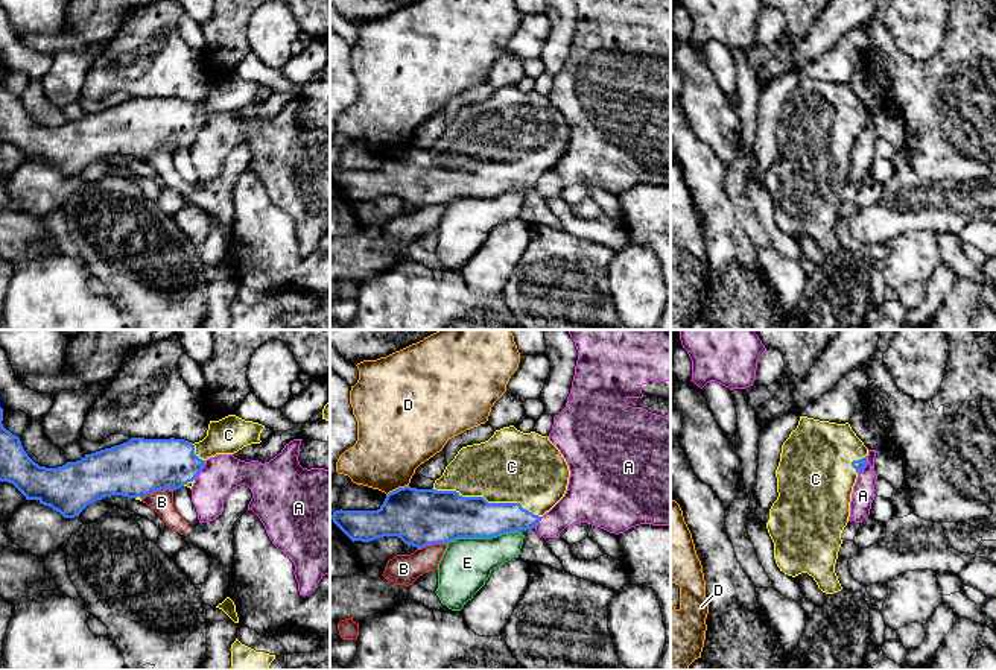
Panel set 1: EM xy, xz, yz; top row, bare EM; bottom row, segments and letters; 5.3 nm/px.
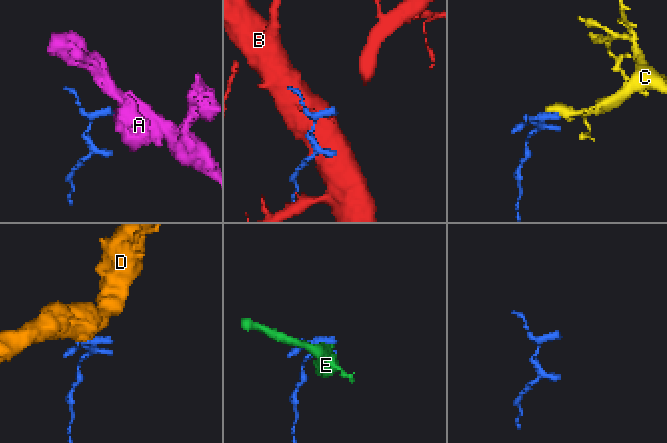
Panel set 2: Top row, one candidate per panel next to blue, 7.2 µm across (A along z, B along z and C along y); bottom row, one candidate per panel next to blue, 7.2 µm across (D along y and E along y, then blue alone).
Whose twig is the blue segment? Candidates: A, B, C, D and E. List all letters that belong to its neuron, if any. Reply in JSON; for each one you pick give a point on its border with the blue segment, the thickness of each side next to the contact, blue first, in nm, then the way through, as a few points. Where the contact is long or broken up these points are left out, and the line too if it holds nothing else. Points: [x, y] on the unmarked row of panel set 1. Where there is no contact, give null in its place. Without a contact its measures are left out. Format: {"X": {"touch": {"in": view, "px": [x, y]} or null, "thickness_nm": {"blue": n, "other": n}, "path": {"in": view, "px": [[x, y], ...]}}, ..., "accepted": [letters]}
{"C": {"touch": {"in": "xz", "px": [484, 158]}, "thickness_nm": {"blue": 280, "other": 380}}, "accepted": ["C"]}

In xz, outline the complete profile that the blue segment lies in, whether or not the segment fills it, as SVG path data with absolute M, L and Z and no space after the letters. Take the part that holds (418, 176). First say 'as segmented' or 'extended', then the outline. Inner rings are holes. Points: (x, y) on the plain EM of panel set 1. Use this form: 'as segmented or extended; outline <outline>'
extended; outline M514 85L496 90L481 103L462 106L435 140L432 149L411 146L389 152L377 170L335 170L333 182L354 202L370 202L383 196L397 196L404 204L423 208L433 204L447 204L458 198L493 198L508 191L535 188L540 178L549 172L566 153L570 129L560 109L535 91L523 93Z

